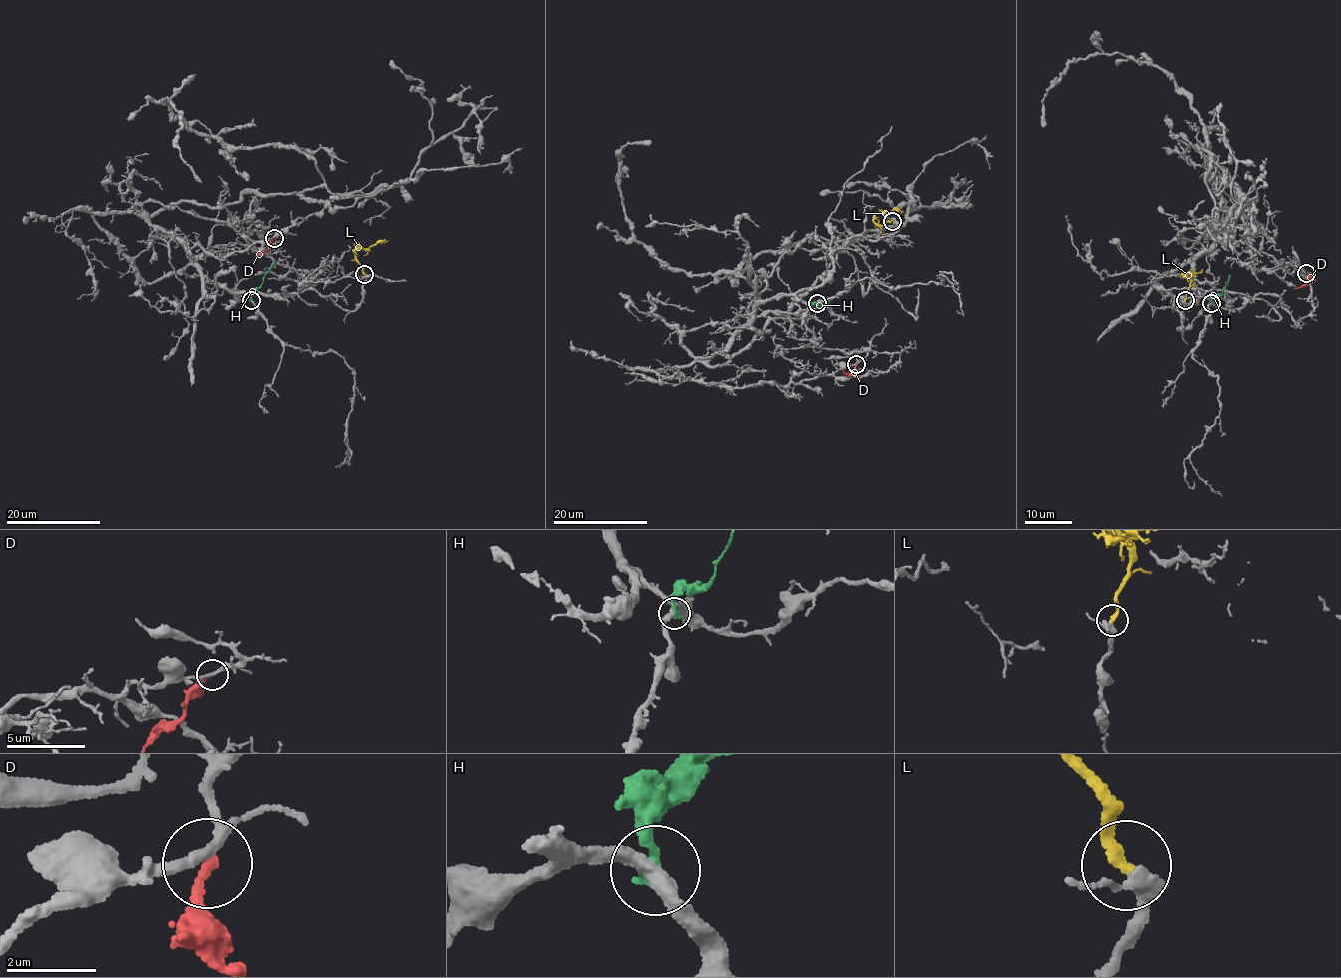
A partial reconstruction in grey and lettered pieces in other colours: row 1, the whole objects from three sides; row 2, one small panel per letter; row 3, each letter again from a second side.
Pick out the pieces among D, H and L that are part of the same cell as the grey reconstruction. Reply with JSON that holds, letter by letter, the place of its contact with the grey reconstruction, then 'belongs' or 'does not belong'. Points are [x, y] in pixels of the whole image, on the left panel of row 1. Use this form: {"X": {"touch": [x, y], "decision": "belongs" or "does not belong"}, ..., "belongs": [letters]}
{"D": {"touch": [274, 238], "decision": "does not belong"}, "H": {"touch": [251, 300], "decision": "does not belong"}, "L": {"touch": [364, 274], "decision": "belongs"}, "belongs": ["L"]}

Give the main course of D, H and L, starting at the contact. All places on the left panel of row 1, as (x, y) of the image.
D: (274, 238), (254, 263)
H: (252, 300), (251, 297), (273, 262)
L: (365, 274), (354, 251), (387, 240)

